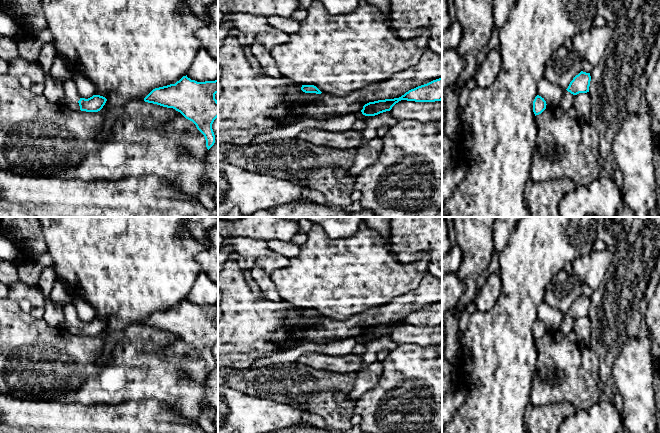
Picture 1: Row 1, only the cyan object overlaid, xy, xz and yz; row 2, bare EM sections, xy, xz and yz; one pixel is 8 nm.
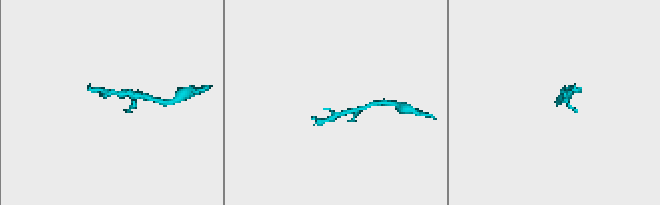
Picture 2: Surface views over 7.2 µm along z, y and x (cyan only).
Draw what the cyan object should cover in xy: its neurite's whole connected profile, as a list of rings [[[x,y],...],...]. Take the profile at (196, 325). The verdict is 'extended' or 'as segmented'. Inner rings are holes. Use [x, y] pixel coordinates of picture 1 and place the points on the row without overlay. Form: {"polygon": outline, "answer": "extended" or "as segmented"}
{"polygon": [[[186,299],[175,308],[153,313],[144,325],[173,332],[192,345],[204,359],[209,374],[215,367],[212,348],[218,341],[216,317],[218,304],[197,306]]], "answer": "as segmented"}

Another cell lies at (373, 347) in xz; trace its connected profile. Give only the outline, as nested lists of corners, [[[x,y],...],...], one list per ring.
[[[386,335],[375,340],[371,340],[365,345],[366,345],[366,352],[362,355],[363,359],[362,368],[367,365],[370,365],[371,363],[376,362],[377,353],[380,350],[388,349],[392,351],[398,346],[391,340],[390,335]]]

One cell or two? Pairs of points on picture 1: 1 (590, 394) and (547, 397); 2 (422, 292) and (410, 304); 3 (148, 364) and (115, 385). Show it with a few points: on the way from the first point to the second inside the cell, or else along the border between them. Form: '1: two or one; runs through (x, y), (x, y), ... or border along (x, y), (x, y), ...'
1: one; runs through (579, 394), (558, 394)
2: one; runs through (419, 295), (413, 301)
3: one; runs through (140, 370), (123, 379)

